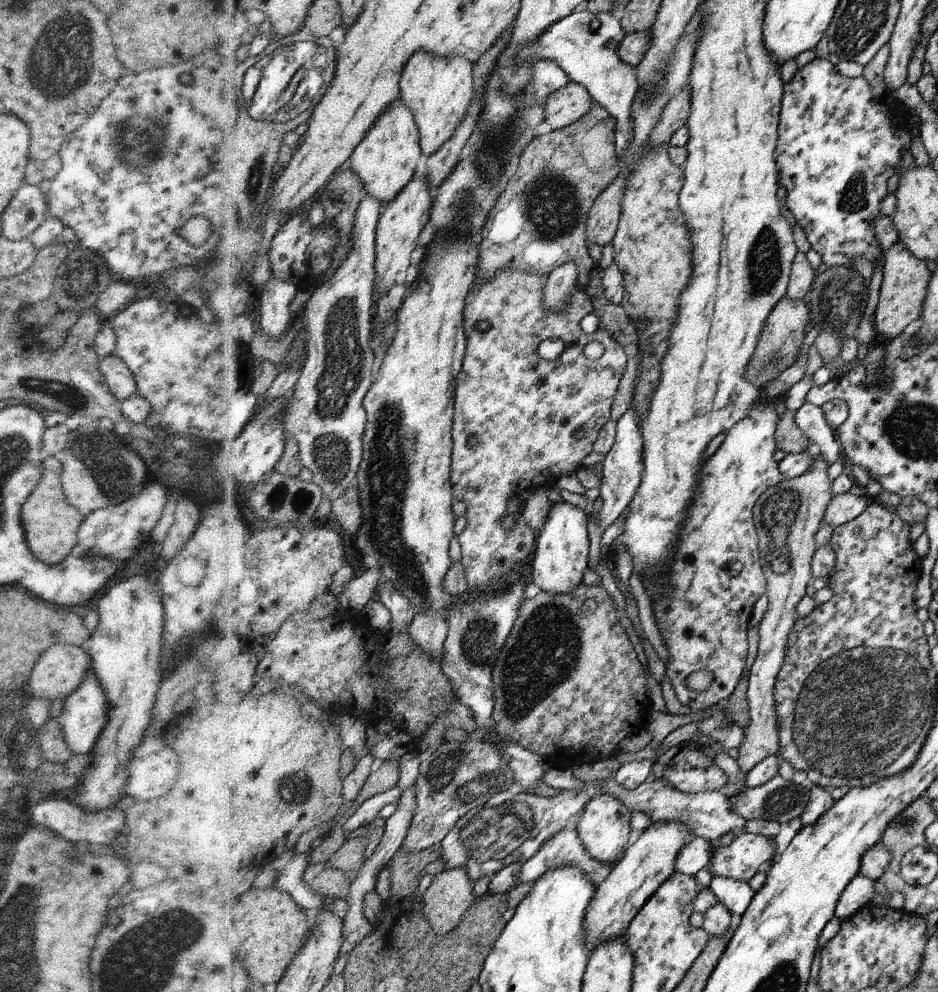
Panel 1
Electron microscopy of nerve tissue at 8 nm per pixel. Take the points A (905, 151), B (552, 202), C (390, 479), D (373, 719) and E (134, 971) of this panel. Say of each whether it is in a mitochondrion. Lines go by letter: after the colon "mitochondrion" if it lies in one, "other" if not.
A: other
B: mitochondrion
C: mitochondrion
D: other
E: mitochondrion

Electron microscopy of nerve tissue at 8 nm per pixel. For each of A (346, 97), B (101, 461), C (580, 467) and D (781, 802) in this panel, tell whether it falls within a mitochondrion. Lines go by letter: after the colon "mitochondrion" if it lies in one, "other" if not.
A: other
B: mitochondrion
C: other
D: mitochondrion

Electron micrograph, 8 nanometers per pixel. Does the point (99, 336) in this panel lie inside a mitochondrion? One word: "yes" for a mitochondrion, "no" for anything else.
no

